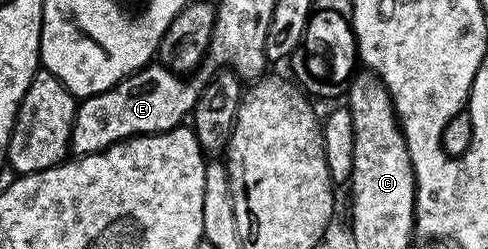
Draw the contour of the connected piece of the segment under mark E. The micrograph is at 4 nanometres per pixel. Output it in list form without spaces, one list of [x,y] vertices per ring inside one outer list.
[[[159,64],[143,66],[106,92],[83,99],[76,107],[70,132],[73,155],[97,154],[116,142],[134,138],[137,134],[161,134],[181,125],[196,107],[202,86],[198,81],[175,74]]]

